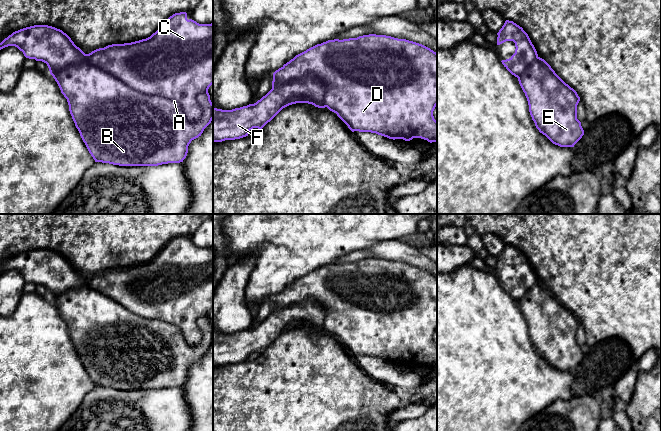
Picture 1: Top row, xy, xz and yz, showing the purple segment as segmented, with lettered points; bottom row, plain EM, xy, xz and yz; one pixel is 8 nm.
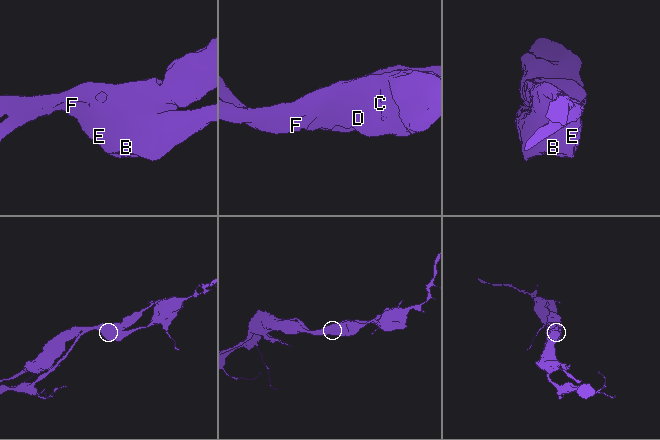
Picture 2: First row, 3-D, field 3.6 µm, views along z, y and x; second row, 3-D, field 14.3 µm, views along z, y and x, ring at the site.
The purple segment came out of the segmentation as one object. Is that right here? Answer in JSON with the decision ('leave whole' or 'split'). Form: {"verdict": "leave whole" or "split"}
{"verdict": "split"}

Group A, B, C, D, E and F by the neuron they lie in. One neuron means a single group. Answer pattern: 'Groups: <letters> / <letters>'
Groups: A B E F / C D

